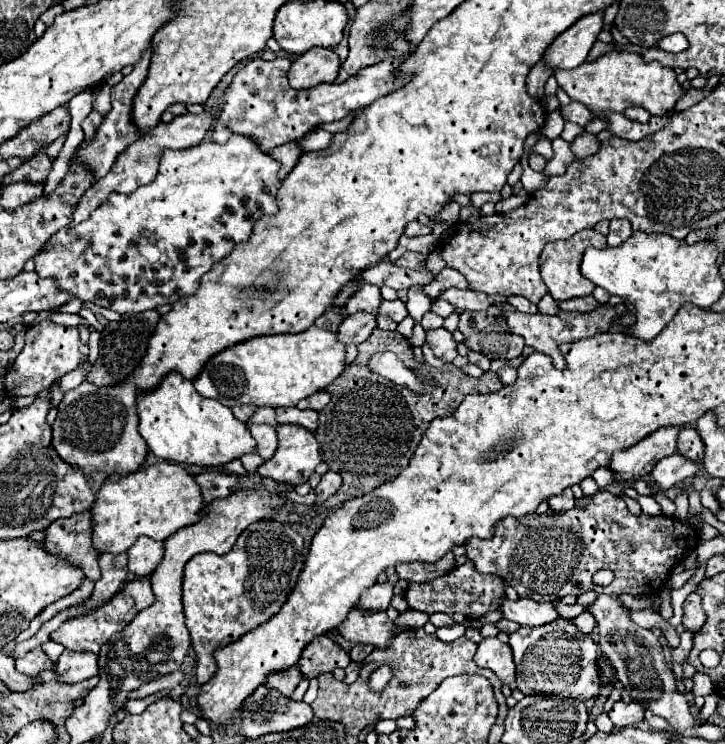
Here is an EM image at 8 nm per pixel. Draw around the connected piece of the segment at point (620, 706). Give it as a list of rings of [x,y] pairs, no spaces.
[[[618,700],[612,710],[608,712],[612,724],[616,728],[620,726],[628,726],[628,724],[636,724],[636,722],[642,722],[644,720],[644,708],[638,704],[638,702],[624,702],[624,700]]]

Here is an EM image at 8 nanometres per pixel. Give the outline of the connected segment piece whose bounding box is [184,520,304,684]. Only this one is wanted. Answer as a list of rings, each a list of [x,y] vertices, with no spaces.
[[[256,520],[238,536],[234,548],[228,554],[216,556],[212,552],[204,552],[204,554],[194,556],[186,564],[184,568],[184,614],[186,614],[186,626],[190,630],[190,638],[192,638],[192,648],[198,660],[196,662],[198,684],[204,684],[212,678],[216,670],[212,652],[218,646],[226,646],[238,640],[242,634],[246,634],[260,622],[266,622],[270,616],[278,612],[286,596],[292,592],[302,566],[304,566],[302,536],[288,522],[278,522],[278,520]]]

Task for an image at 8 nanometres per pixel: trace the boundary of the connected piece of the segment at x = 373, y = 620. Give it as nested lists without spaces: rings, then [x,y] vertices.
[[[354,608],[336,630],[354,644],[372,644],[376,648],[388,646],[398,634],[396,624],[388,620],[386,612],[364,614],[358,608]]]

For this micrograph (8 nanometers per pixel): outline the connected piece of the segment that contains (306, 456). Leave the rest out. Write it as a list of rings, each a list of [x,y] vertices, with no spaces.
[[[284,424],[278,426],[278,450],[276,454],[266,460],[258,474],[264,478],[274,478],[284,484],[304,484],[308,482],[310,474],[320,464],[318,442],[312,432],[304,430],[302,426]]]

